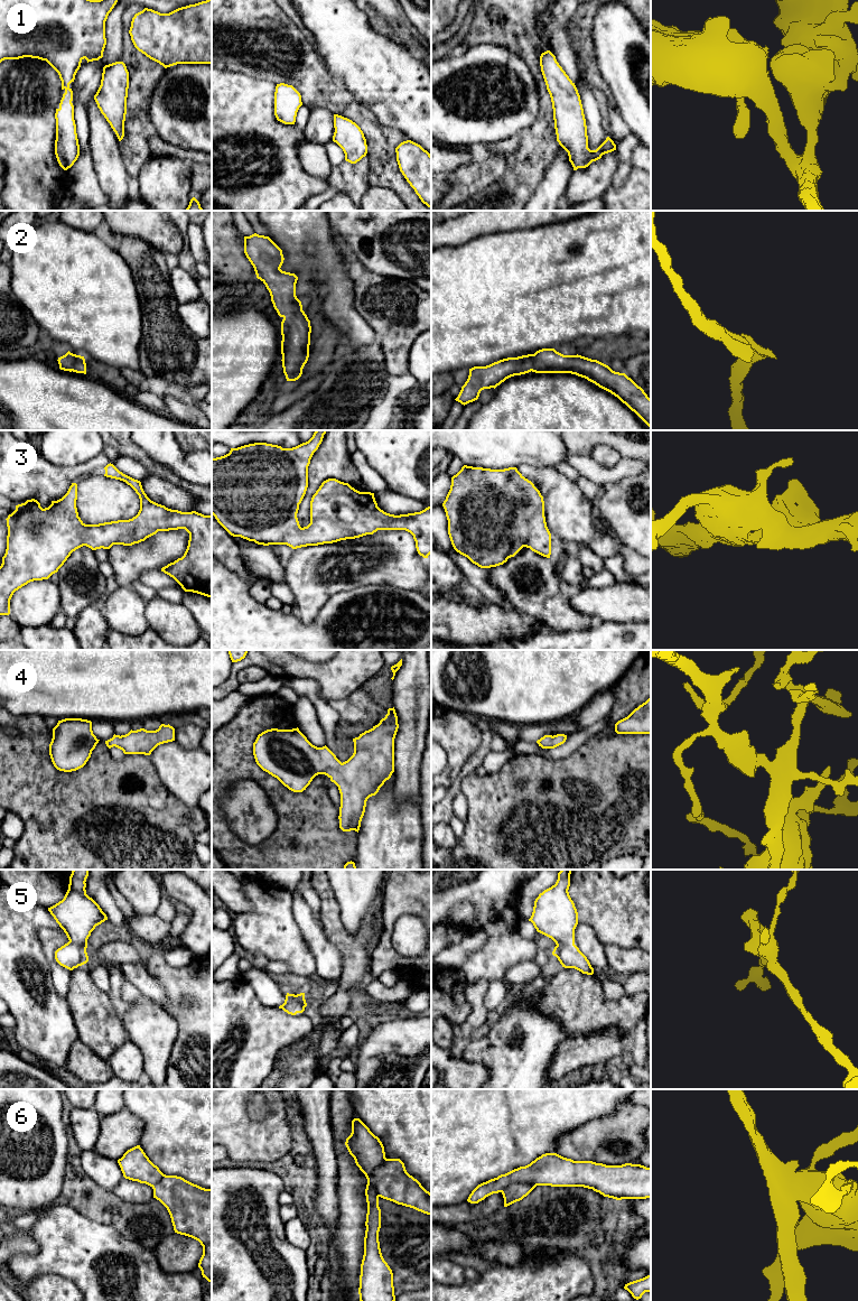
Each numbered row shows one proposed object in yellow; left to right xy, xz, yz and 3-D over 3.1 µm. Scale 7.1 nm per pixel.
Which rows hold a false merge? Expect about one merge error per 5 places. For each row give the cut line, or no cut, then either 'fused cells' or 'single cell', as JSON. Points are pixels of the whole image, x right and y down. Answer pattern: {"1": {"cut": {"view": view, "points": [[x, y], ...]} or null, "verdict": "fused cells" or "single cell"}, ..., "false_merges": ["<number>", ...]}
{"1": {"cut": null, "verdict": "single cell"}, "2": {"cut": null, "verdict": "single cell"}, "3": {"cut": null, "verdict": "single cell"}, "4": {"cut": null, "verdict": "single cell"}, "5": {"cut": null, "verdict": "single cell"}, "6": {"cut": {"view": "xz", "points": [[385, 1158], [376, 1168], [374, 1176], [374, 1187], [379, 1196]]}, "verdict": "fused cells"}, "false_merges": ["6"]}

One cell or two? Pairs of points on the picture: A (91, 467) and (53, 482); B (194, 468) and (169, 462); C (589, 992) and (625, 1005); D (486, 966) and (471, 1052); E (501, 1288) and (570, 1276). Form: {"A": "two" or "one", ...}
{"A": "one", "B": "one", "C": "one", "D": "two", "E": "one"}

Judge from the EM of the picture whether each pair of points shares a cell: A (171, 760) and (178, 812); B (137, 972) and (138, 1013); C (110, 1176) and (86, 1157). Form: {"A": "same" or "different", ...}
{"A": "different", "B": "different", "C": "same"}

